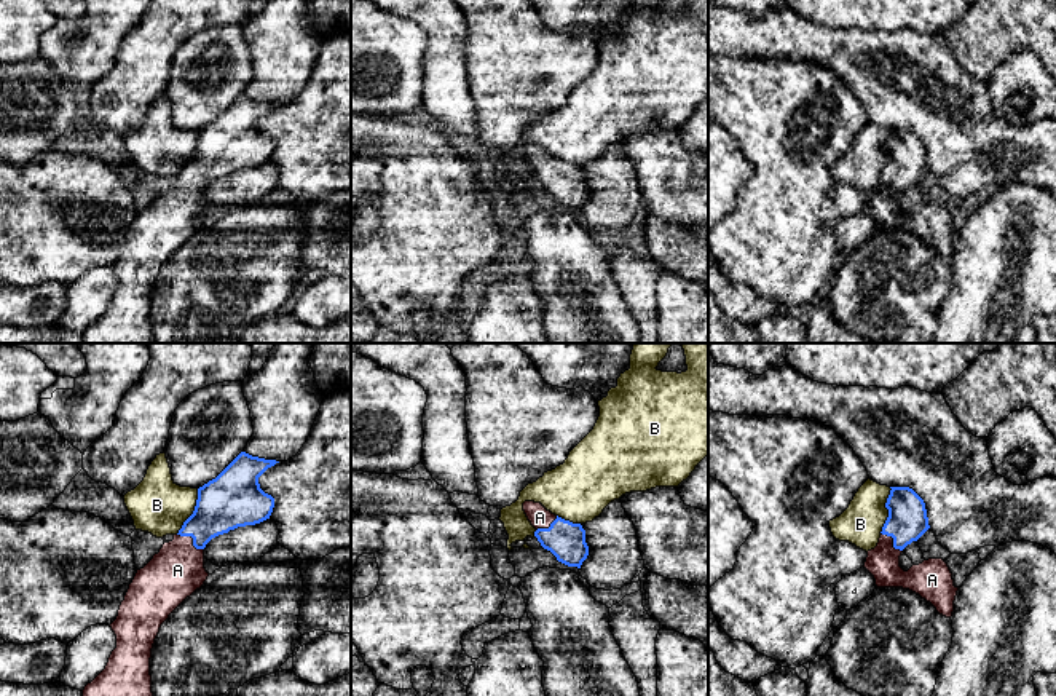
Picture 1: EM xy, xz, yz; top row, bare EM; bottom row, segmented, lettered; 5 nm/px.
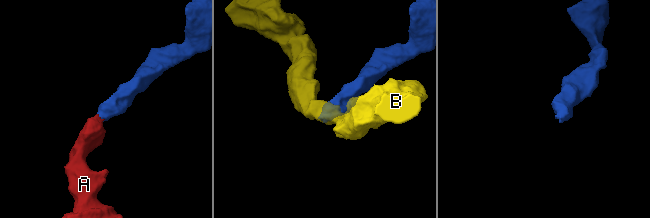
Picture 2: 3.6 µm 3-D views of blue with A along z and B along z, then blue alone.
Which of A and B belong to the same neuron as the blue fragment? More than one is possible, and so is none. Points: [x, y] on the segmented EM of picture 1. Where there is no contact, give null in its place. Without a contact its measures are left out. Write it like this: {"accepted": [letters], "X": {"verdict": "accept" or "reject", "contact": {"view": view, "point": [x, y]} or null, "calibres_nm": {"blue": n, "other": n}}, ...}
{"accepted": ["A"], "A": {"verdict": "accept", "contact": {"view": "xy", "point": [193, 540]}, "calibres_nm": {"blue": 280, "other": 280}}, "B": {"verdict": "reject", "contact": {"view": "xy", "point": [193, 511]}, "calibres_nm": {"blue": 280, "other": 280}}}

